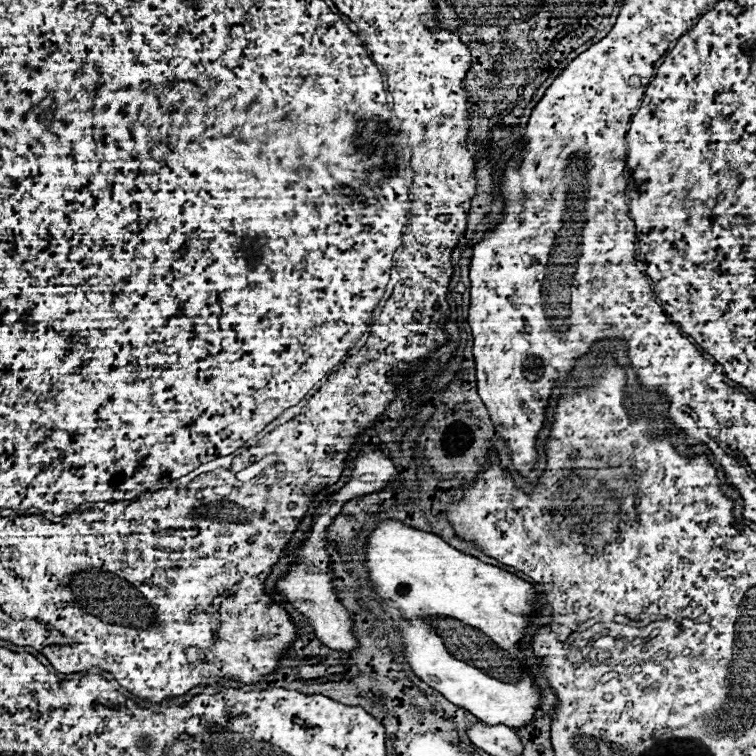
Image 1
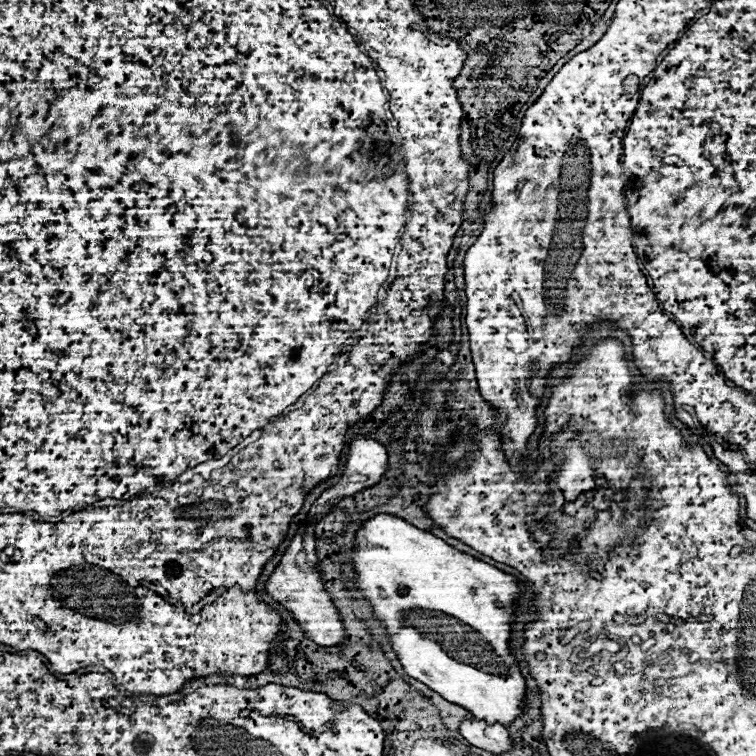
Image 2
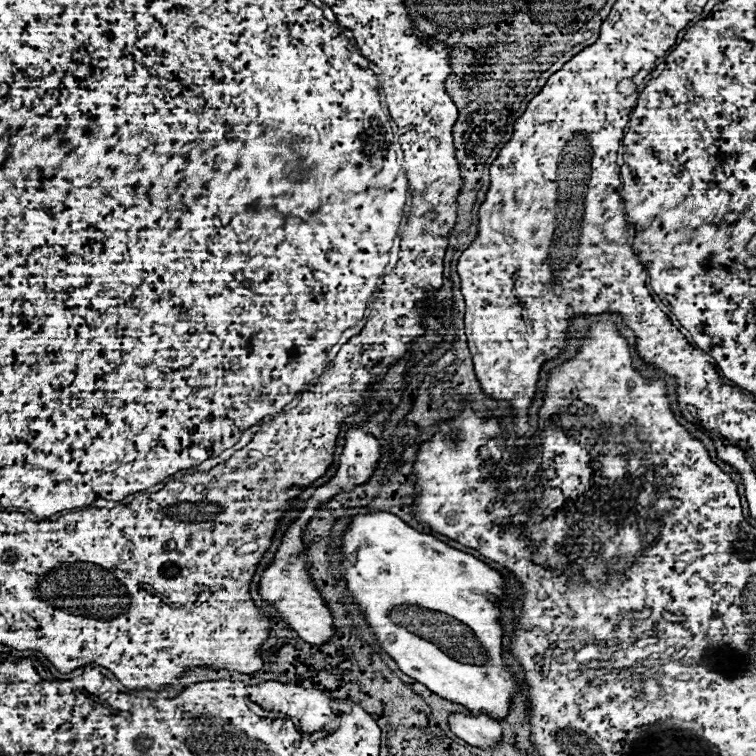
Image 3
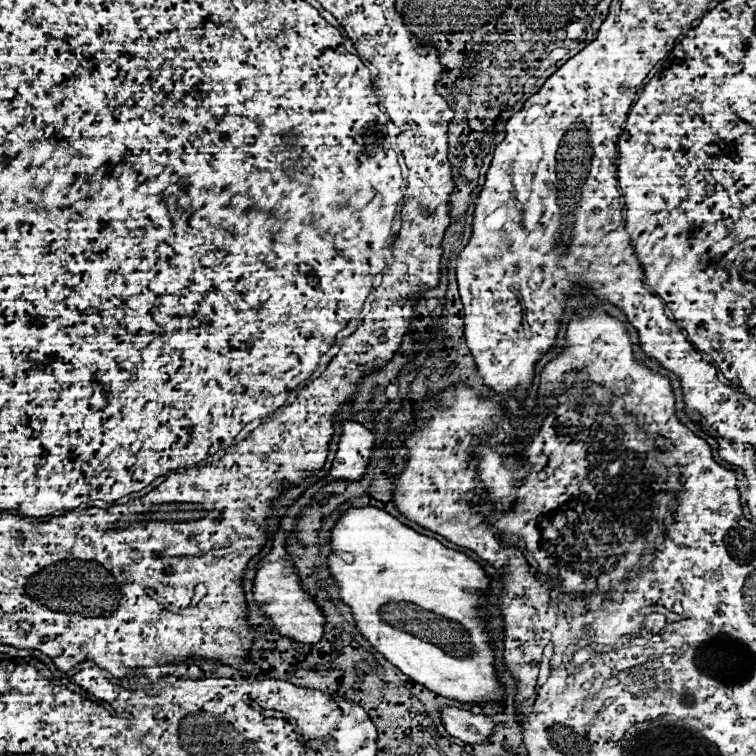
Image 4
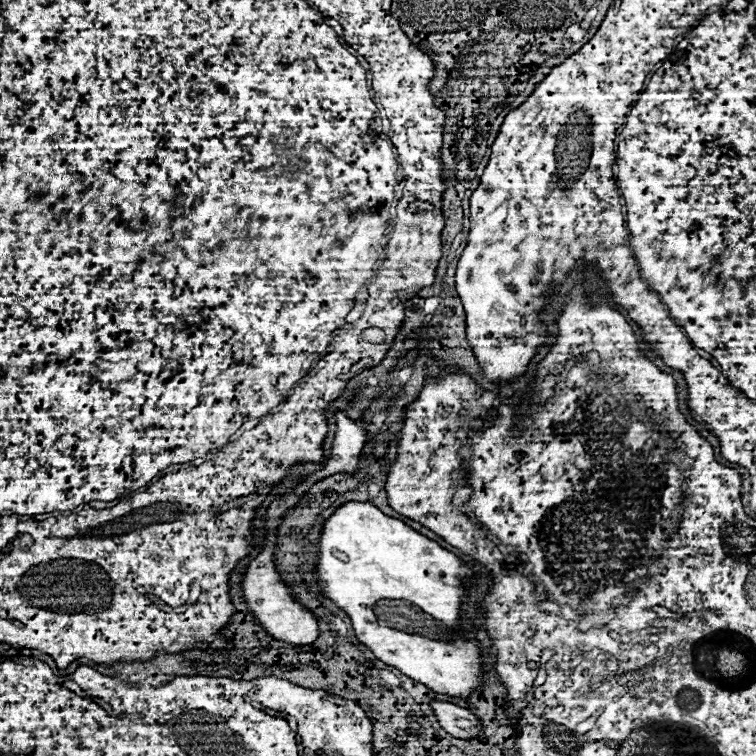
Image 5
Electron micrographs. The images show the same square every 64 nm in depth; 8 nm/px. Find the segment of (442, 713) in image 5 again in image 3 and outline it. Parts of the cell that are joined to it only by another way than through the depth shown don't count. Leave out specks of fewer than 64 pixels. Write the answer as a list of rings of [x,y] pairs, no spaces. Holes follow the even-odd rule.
[[[454,714],[450,718],[452,732],[466,744],[476,748],[496,748],[502,742],[502,726],[488,716],[462,716]]]

